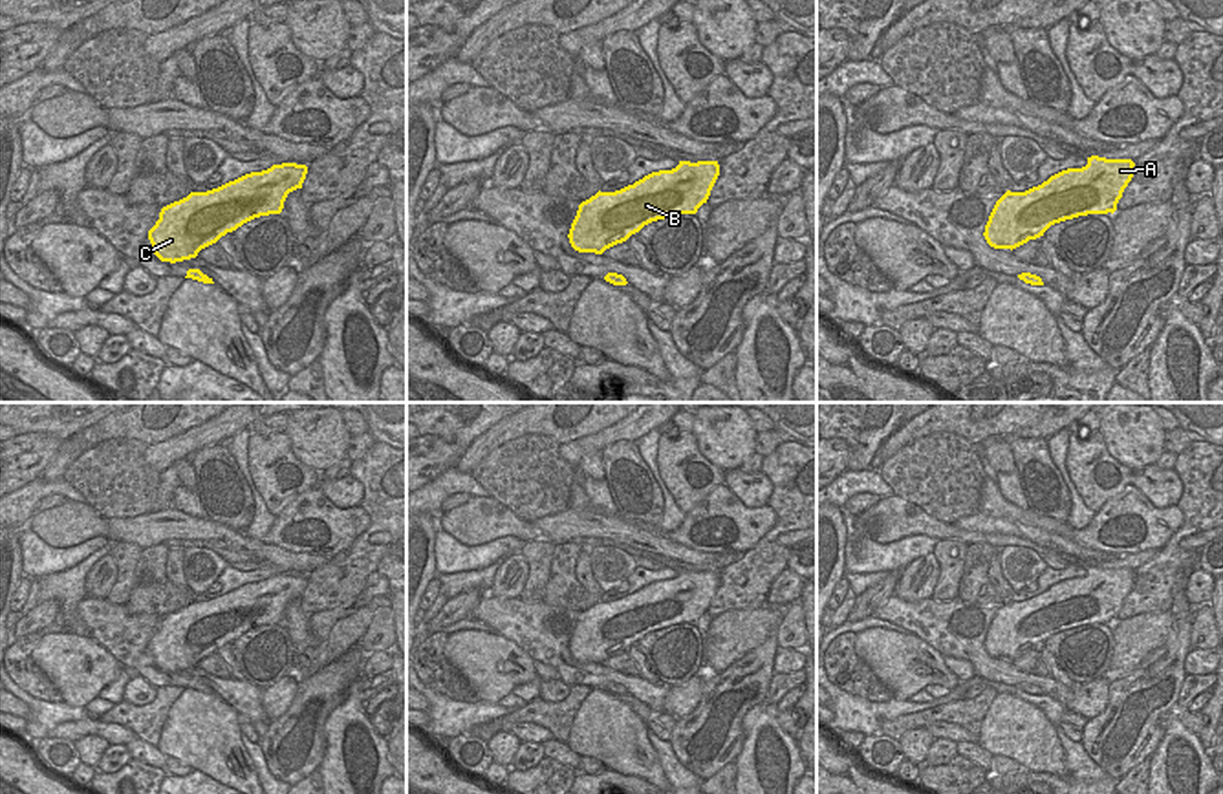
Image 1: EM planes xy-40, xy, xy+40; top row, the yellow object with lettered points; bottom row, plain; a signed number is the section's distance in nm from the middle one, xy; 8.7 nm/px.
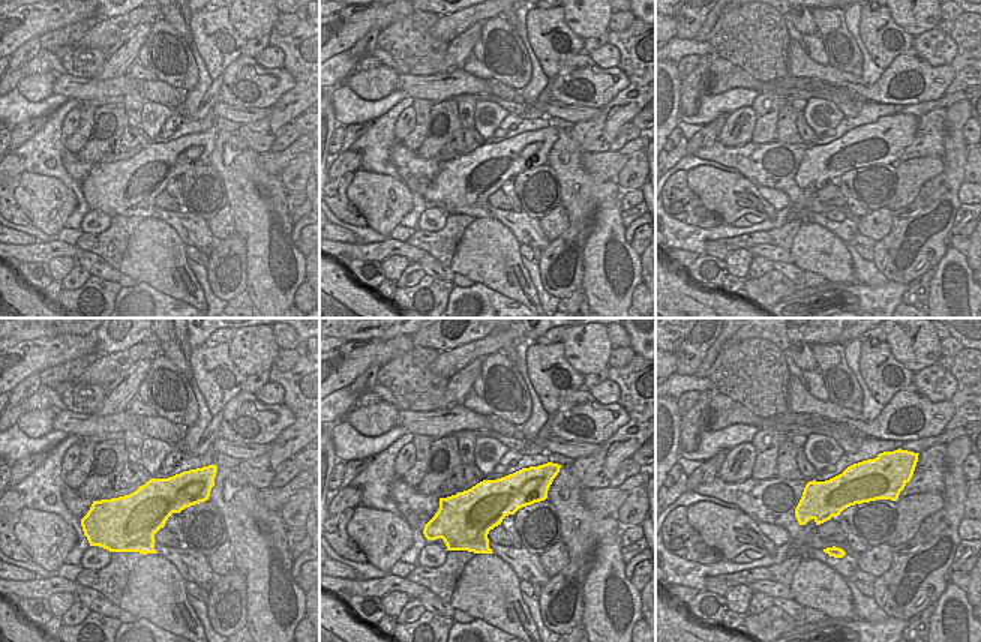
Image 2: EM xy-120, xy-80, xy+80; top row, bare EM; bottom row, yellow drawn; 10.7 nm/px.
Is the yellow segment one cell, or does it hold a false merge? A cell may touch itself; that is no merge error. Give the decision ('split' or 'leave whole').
leave whole

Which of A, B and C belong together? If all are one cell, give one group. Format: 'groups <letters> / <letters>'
groups A B C

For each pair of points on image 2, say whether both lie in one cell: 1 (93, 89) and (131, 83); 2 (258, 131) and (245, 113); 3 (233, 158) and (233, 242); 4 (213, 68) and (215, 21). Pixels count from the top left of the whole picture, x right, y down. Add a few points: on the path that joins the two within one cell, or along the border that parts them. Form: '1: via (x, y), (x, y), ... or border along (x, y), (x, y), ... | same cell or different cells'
1: via (102, 89), (122, 84) | same cell
2: border along (272, 107), (267, 116), (240, 125) | different cells
3: border along (236, 231), (245, 243), (245, 267) | different cells
4: via (213, 56), (213, 44), (204, 33) | same cell

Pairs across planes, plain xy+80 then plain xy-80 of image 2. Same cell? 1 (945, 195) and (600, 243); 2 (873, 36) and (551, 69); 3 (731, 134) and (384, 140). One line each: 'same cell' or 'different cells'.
1: different cells
2: same cell
3: different cells

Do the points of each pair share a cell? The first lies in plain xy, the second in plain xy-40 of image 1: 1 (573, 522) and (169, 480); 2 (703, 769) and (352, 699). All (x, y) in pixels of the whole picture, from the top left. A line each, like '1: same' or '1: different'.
1: different
2: different

